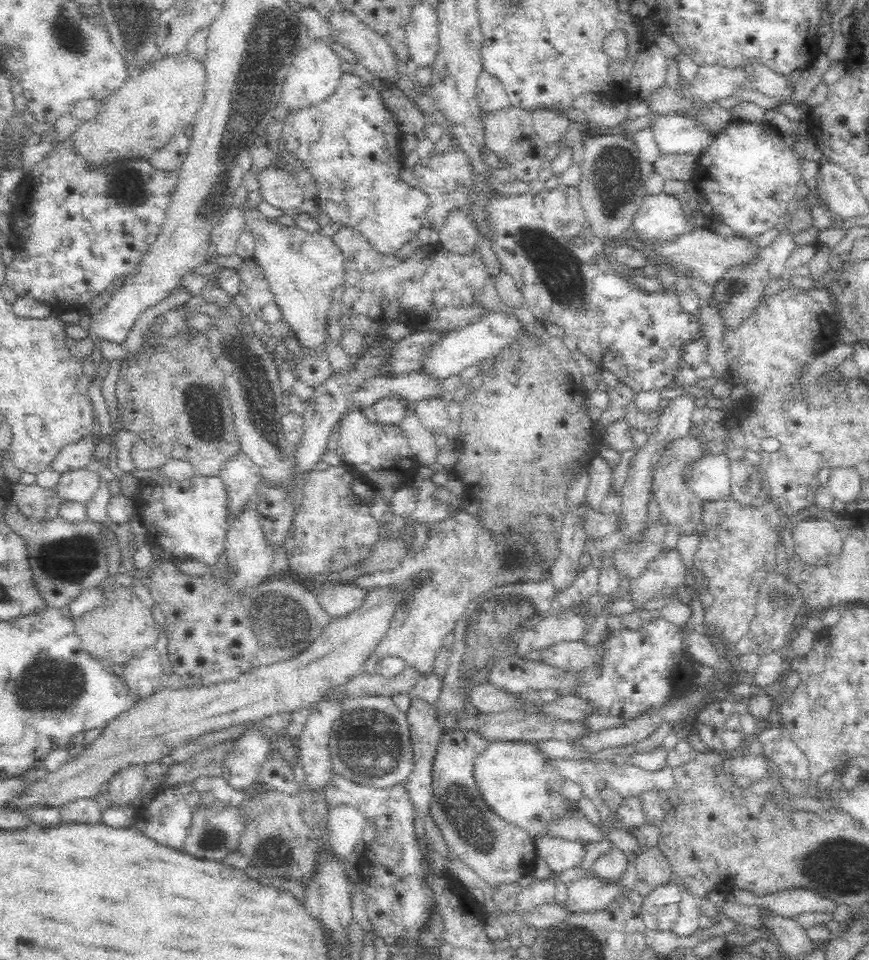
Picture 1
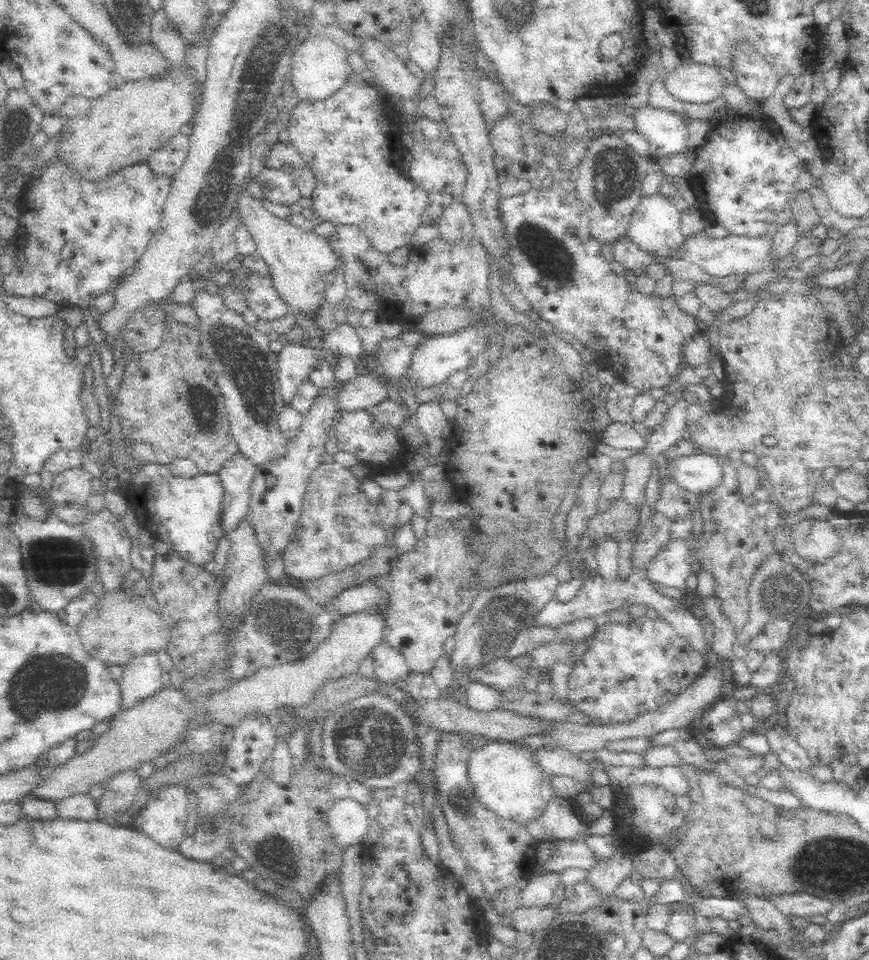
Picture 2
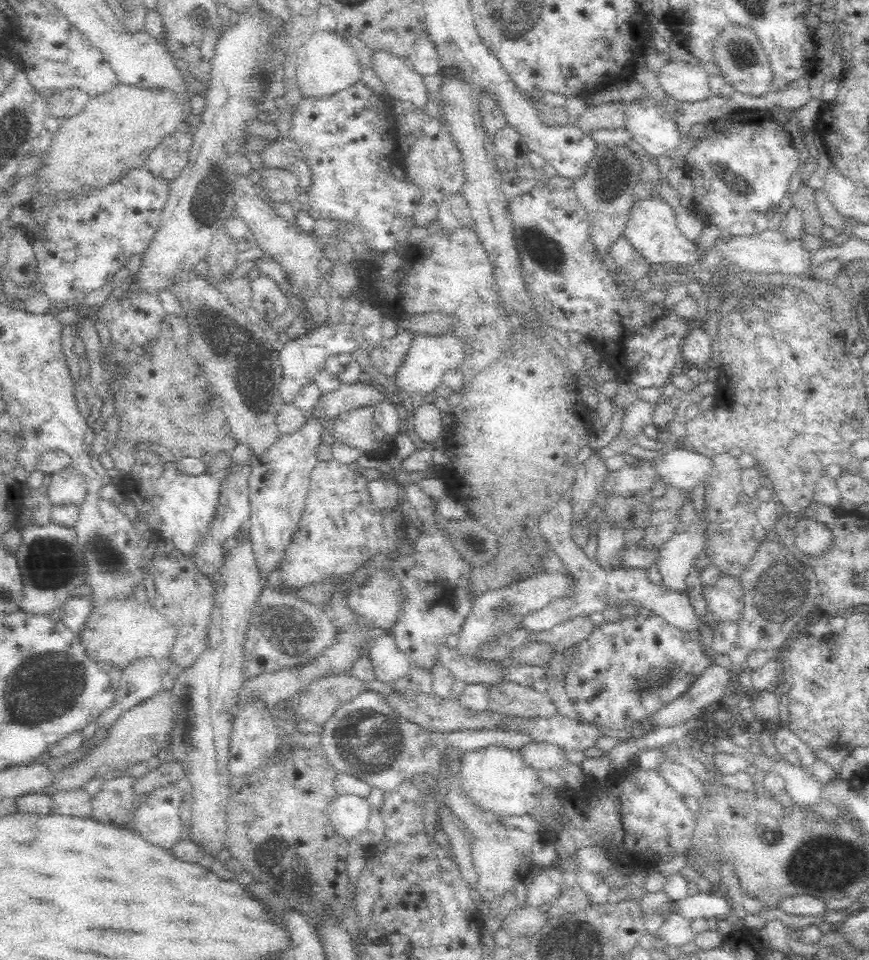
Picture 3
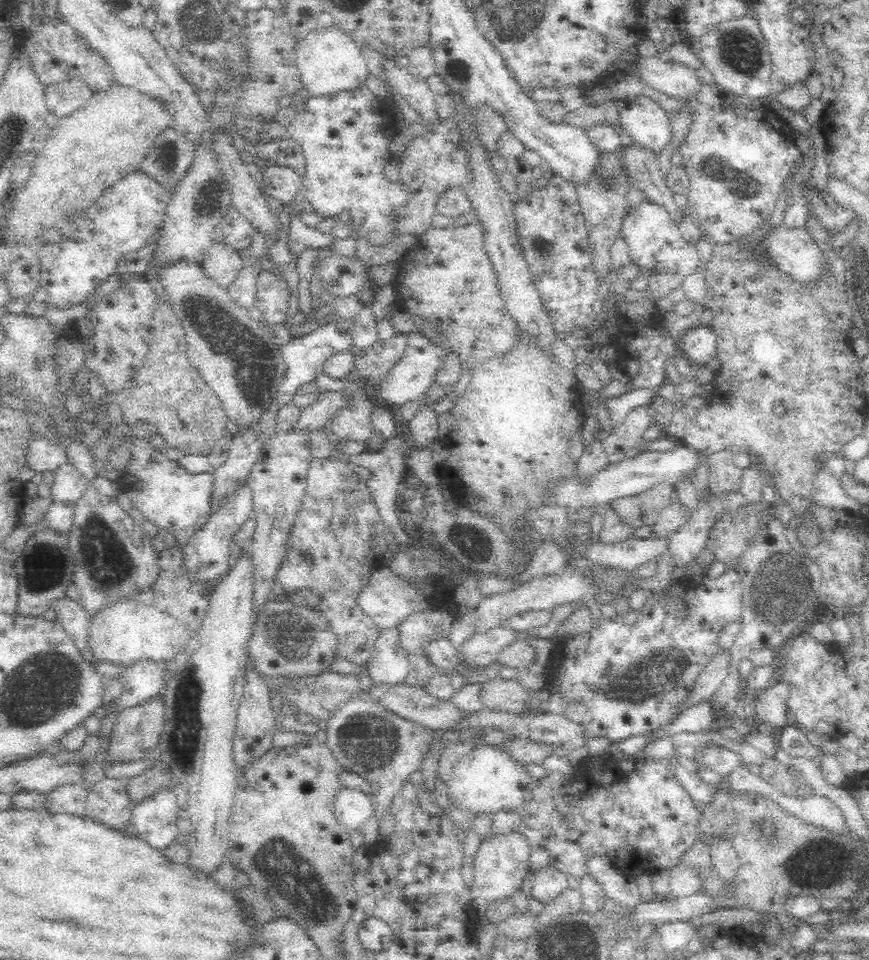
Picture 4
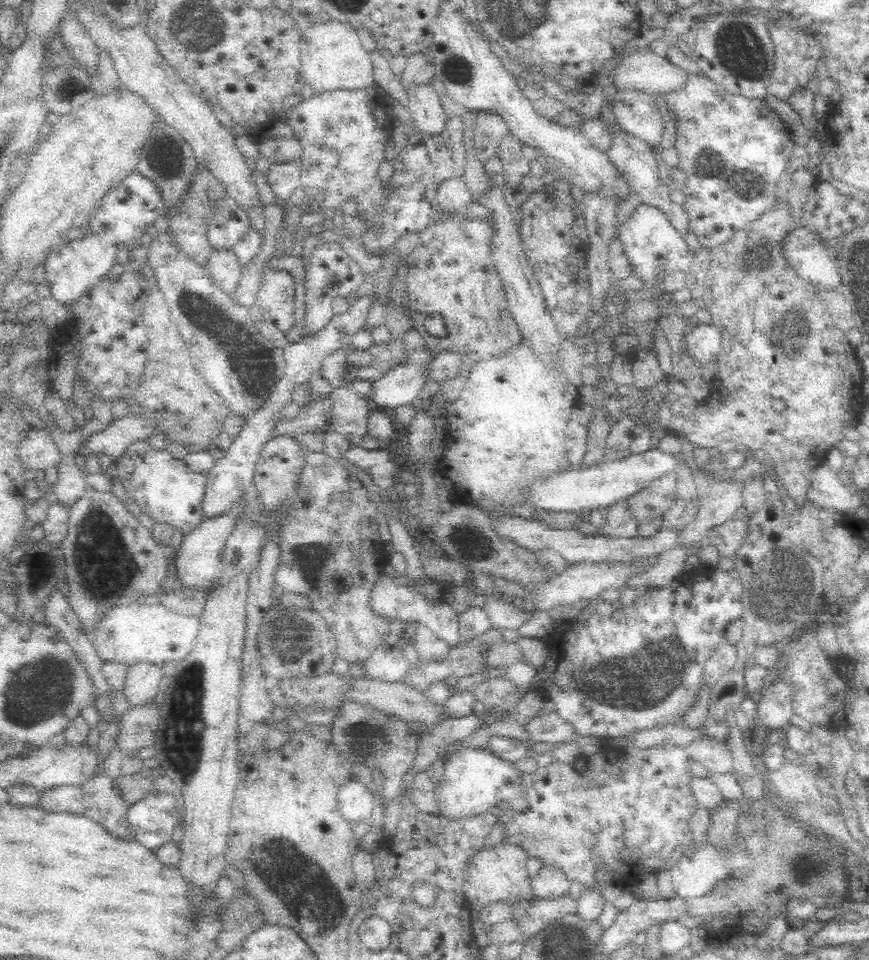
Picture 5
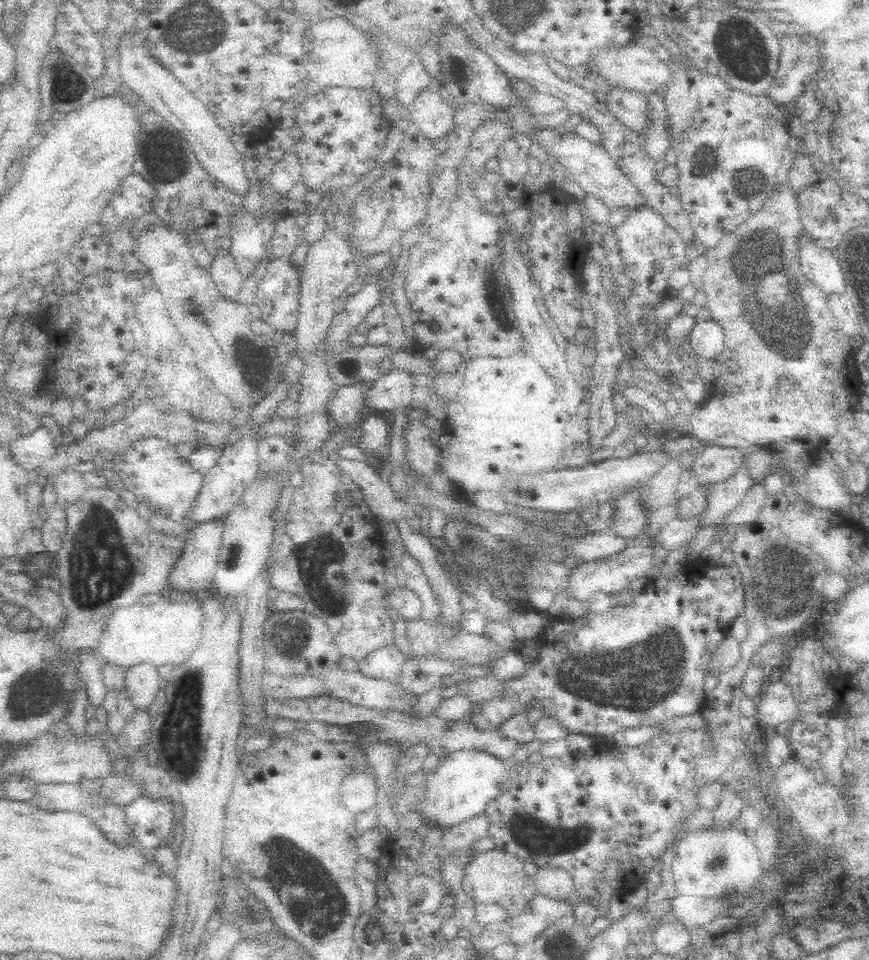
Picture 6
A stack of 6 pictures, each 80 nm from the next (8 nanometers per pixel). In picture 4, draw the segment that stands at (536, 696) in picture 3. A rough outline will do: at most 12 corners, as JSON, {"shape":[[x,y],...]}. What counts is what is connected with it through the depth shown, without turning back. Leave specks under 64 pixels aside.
{"shape":[[503,673],[479,679],[487,709],[519,714],[528,691]]}

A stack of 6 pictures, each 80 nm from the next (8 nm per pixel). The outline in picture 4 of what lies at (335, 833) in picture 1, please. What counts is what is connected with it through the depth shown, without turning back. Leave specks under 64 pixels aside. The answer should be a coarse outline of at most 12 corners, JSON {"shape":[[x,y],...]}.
{"shape":[[359,788],[338,791],[336,818],[358,834],[373,814],[373,798]]}

